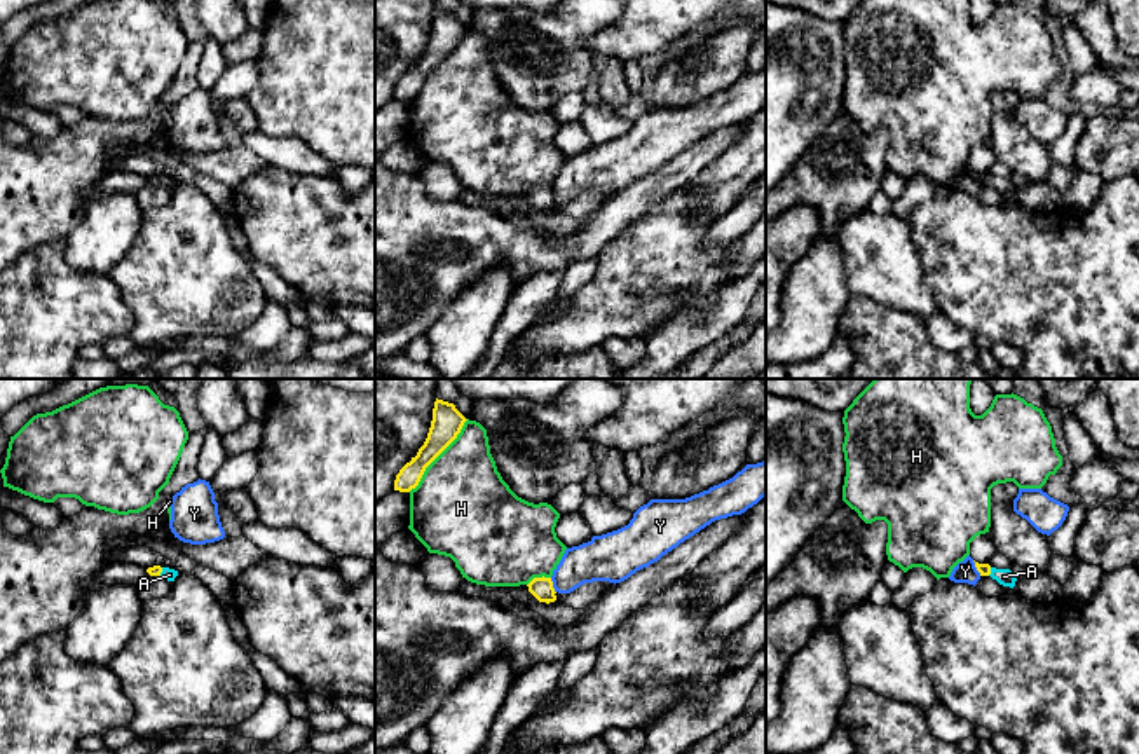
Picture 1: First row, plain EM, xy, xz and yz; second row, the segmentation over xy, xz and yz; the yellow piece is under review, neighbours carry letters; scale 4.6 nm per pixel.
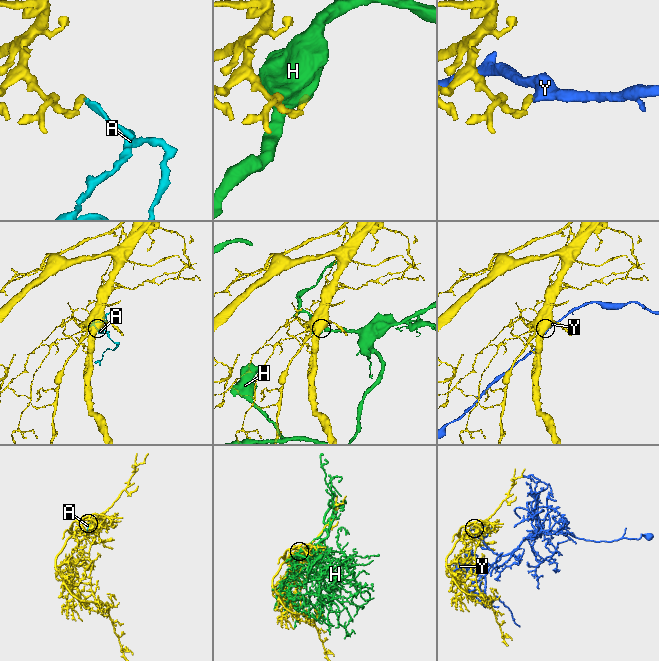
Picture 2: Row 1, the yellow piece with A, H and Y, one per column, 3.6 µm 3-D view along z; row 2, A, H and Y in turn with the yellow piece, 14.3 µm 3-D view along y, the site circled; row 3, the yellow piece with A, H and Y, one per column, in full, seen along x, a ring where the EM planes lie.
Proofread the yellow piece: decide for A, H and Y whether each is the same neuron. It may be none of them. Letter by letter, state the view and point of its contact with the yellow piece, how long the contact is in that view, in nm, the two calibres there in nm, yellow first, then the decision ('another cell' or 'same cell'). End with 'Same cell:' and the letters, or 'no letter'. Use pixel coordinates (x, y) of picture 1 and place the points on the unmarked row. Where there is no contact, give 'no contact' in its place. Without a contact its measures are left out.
A: contact xy (161, 180); length 40 nm; calibres 50 and 60 nm; same cell
H: contact xz (438, 63); length 440 nm; calibres 140 and 440 nm; another cell
Y: contact xz (552, 194); length 80 nm; calibres 100 and 190 nm; another cell
Same cell: A

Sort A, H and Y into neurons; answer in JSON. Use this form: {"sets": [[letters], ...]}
{"sets": [["A"], ["H"], ["Y"]]}

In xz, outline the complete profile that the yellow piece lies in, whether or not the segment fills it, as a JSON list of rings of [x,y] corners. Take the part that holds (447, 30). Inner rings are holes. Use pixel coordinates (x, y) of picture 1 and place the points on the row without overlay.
[[[436,7],[427,47],[417,65],[396,84],[394,99],[415,98],[426,77],[457,47],[466,30],[454,12]]]

